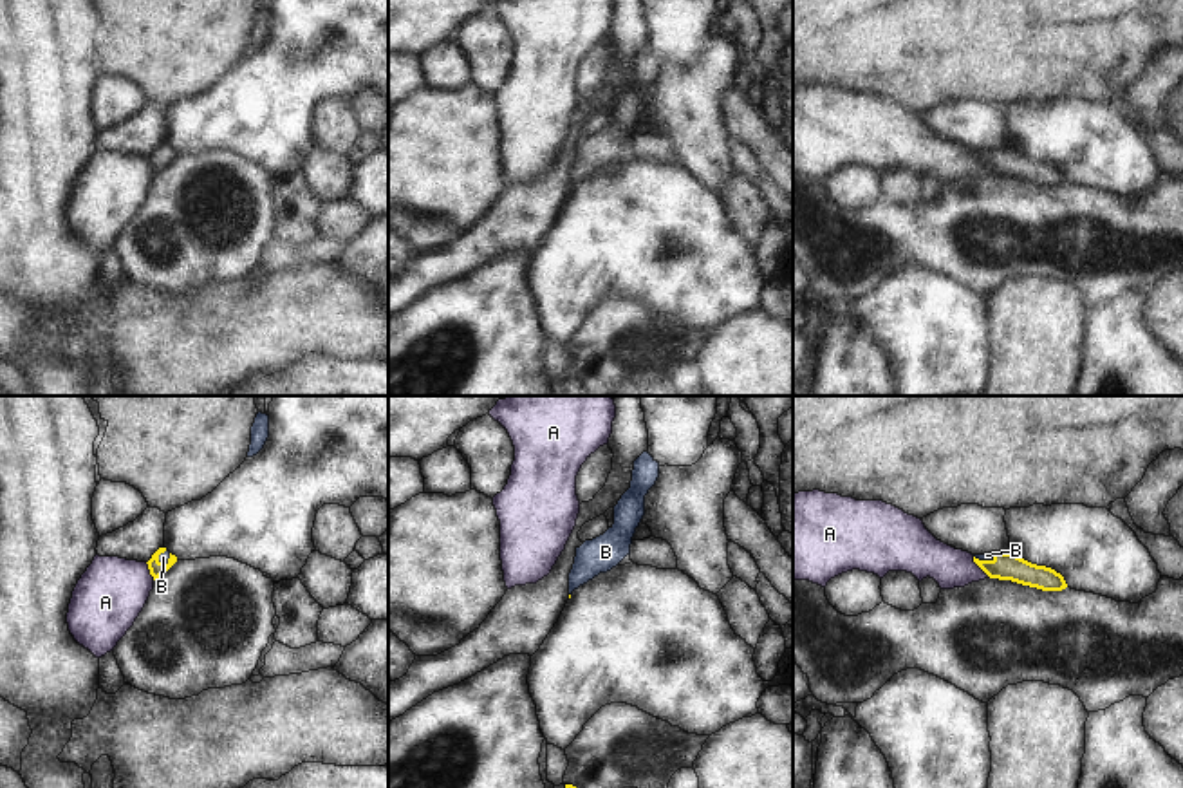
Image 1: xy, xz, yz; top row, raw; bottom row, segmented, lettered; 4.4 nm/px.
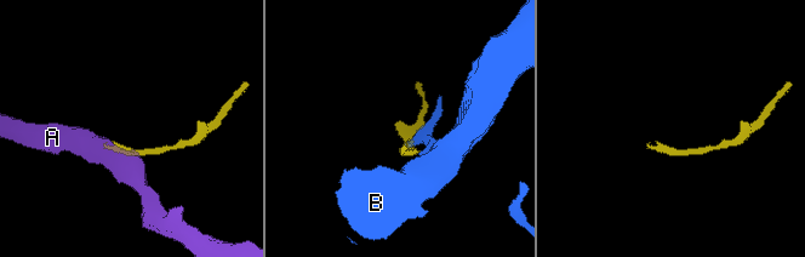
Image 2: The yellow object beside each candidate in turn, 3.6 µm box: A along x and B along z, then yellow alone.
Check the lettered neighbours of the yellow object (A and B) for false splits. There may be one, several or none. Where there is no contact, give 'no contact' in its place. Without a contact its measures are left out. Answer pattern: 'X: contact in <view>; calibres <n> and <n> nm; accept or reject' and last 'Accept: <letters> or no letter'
A: contact in yz; calibres 130 and 180 nm; reject
B: contact in xy; calibres 70 and 50 nm; accept
Accept: B

